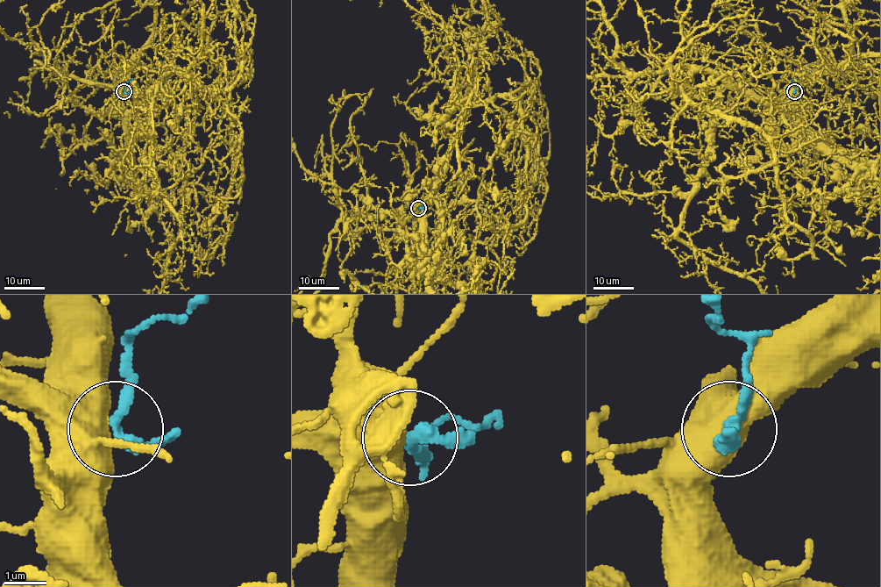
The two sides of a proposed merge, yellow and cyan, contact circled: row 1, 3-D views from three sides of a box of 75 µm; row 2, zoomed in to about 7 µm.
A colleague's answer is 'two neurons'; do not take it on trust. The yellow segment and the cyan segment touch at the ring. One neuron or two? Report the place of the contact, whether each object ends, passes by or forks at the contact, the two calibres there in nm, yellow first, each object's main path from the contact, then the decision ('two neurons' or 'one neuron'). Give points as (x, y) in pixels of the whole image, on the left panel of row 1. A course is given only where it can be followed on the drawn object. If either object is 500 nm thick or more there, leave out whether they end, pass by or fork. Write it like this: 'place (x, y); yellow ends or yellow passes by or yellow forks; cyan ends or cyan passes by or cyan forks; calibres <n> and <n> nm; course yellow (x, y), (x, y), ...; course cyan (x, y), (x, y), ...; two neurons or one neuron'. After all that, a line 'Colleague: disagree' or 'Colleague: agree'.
place (124, 91); calibres 750 and 260 nm; course cyan (124, 91), (124, 83), (132, 79); two neurons
Colleague: agree

